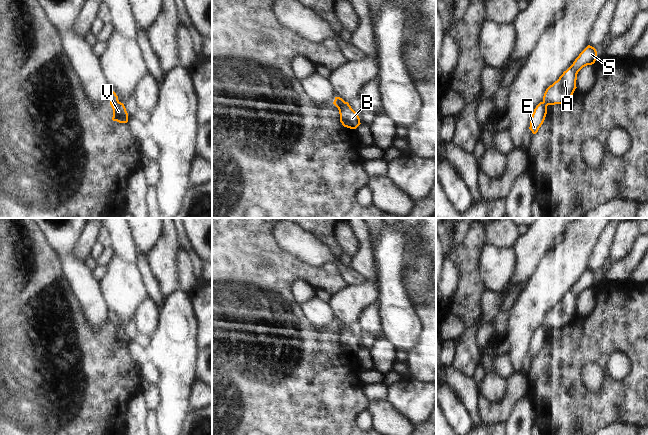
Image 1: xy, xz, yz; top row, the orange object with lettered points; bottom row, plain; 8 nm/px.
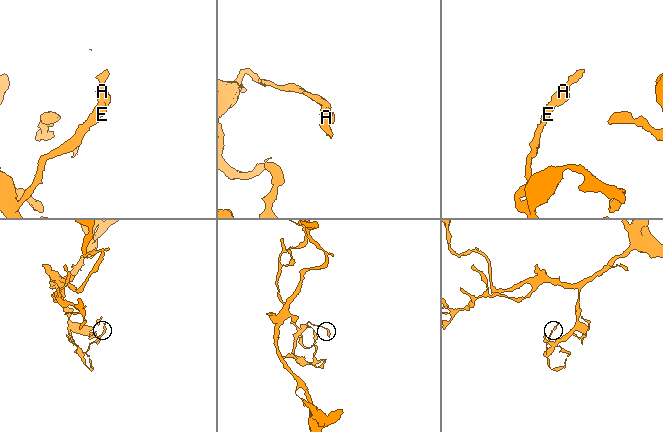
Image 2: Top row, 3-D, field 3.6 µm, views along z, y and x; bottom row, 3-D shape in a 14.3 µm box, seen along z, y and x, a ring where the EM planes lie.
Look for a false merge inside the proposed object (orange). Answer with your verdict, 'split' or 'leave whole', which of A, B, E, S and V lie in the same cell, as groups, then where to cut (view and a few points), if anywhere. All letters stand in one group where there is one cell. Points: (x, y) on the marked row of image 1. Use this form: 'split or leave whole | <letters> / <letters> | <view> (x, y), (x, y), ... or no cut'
split | A B S / E V | xy (118, 101), (110, 103)

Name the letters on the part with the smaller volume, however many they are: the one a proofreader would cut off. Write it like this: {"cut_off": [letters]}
{"cut_off": ["A", "B", "S"]}

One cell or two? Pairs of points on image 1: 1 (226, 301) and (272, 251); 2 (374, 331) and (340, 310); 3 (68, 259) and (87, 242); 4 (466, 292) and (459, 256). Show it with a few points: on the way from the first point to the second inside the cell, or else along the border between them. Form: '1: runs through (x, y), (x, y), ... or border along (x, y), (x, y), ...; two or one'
1: runs through (228, 286), (257, 257); one
2: border along (372, 303), (362, 310), (356, 321); two
3: border along (85, 228), (80, 241); two
4: runs through (466, 283), (466, 265); one

